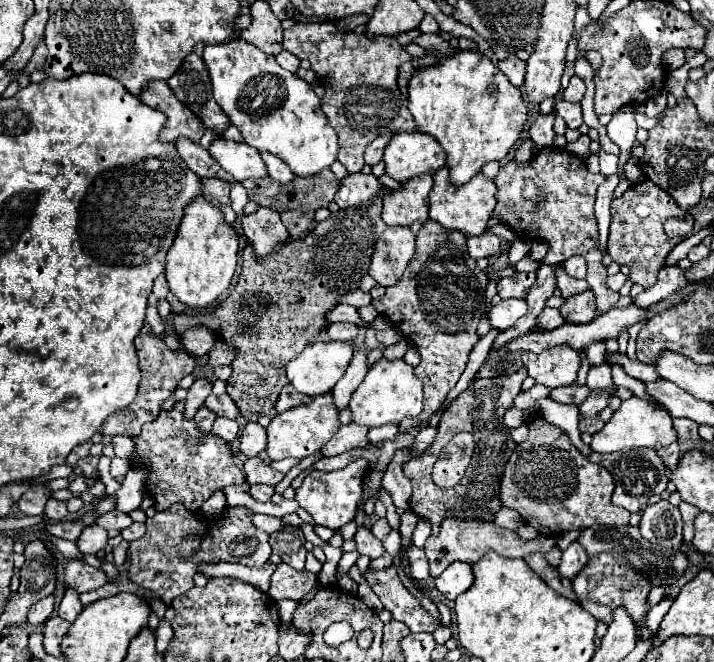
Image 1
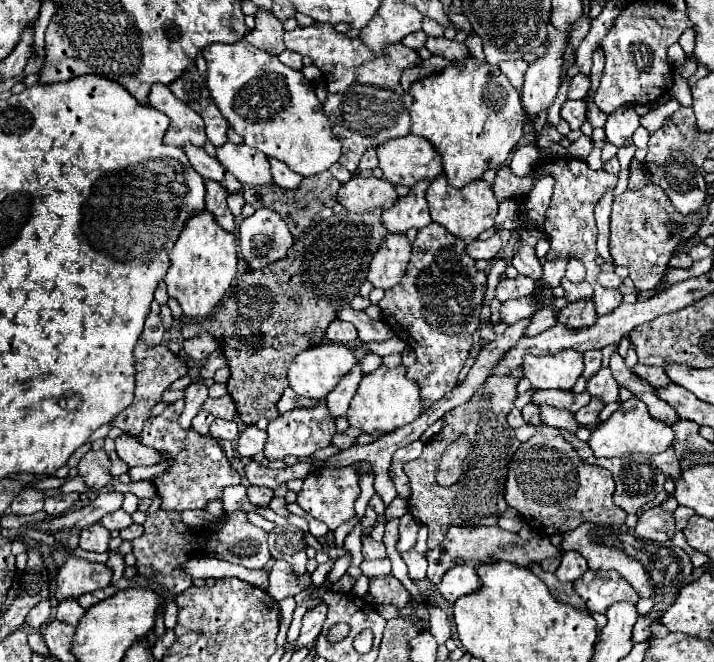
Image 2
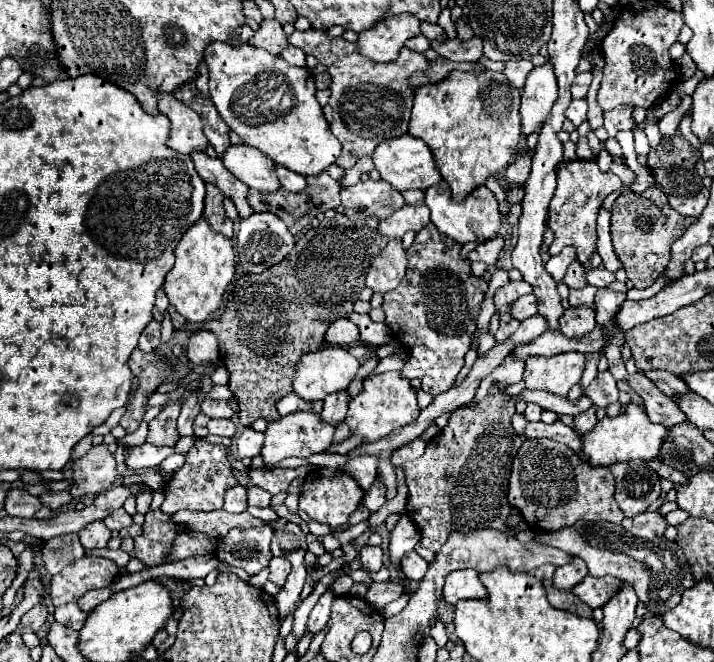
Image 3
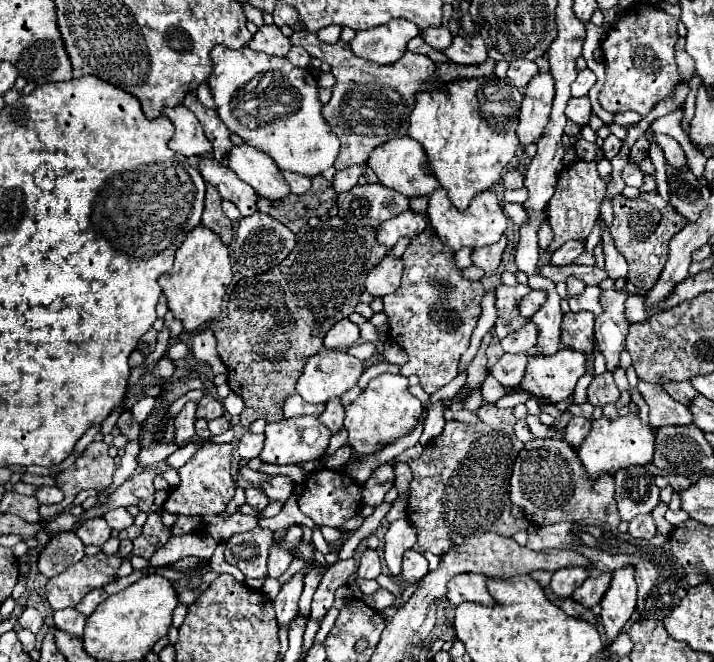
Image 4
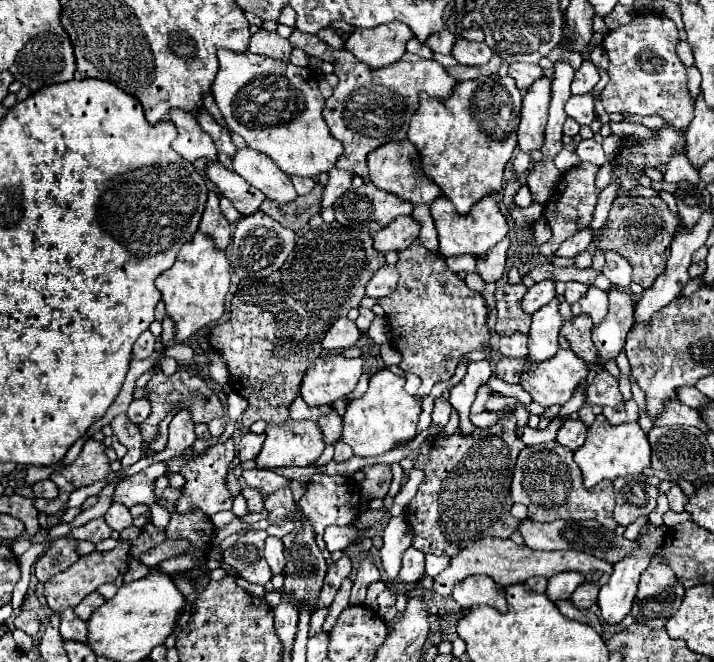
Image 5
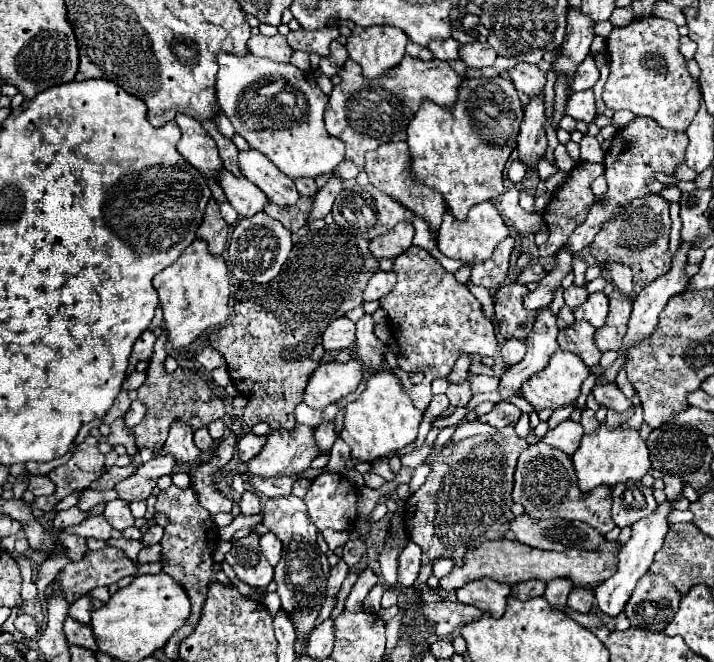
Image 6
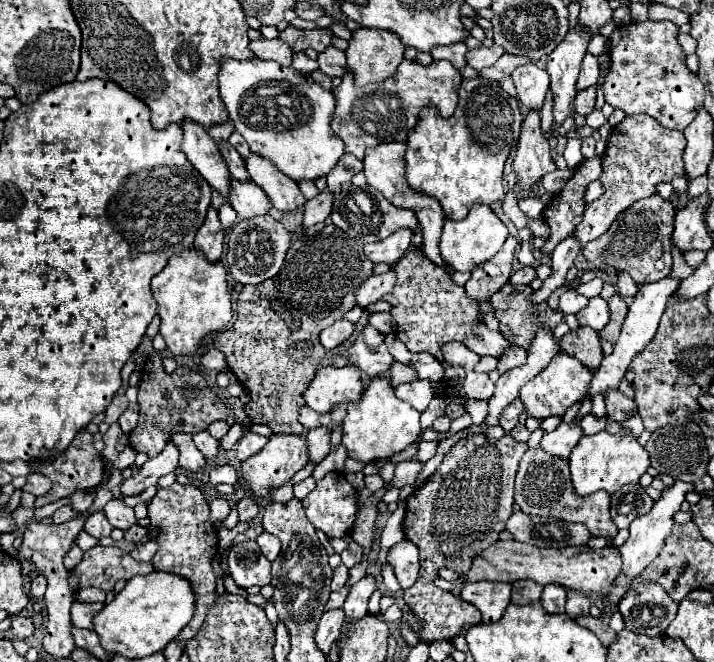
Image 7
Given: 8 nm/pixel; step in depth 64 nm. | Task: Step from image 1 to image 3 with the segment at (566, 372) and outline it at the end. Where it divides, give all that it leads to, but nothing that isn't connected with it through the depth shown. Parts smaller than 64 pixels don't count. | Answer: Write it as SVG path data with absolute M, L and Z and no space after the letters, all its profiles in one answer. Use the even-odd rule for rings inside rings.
M564 352L550 358L526 358L524 382L528 390L546 390L566 396L584 372L584 354Z

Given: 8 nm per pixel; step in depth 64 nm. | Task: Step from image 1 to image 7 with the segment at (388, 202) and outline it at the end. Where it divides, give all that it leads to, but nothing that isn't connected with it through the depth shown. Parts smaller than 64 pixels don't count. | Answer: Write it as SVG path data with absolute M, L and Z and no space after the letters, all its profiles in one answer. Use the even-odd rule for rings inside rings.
M400 228L392 236L388 236L388 240L366 244L364 254L374 264L378 264L378 262L396 264L406 254L406 250L410 248L410 238L412 238L412 232L408 232L408 228Z

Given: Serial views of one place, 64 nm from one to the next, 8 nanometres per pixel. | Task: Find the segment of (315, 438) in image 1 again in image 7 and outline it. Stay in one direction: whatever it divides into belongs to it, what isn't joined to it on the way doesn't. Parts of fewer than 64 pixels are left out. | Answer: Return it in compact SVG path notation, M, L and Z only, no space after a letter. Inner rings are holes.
M272 434L268 438L268 444L254 456L250 456L246 462L242 462L242 476L248 488L256 498L268 496L270 488L276 488L284 482L288 482L298 470L302 470L308 464L308 444L306 436L300 434Z

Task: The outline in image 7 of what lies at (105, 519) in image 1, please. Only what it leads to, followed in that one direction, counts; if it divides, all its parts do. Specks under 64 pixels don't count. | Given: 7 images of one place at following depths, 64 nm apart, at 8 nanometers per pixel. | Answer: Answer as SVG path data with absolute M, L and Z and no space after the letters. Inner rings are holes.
M112 498L112 500L104 506L104 514L106 514L108 522L110 522L114 528L120 528L120 530L126 530L126 528L130 528L130 526L136 524L134 510L128 508L122 498Z

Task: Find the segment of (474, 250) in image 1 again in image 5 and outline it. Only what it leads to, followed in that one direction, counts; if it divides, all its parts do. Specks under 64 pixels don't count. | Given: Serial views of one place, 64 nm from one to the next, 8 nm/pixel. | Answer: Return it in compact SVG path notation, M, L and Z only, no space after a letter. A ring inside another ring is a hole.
M504 238L496 246L492 246L484 256L476 258L476 272L482 276L484 282L498 282L502 278L508 246L510 246L510 240Z

